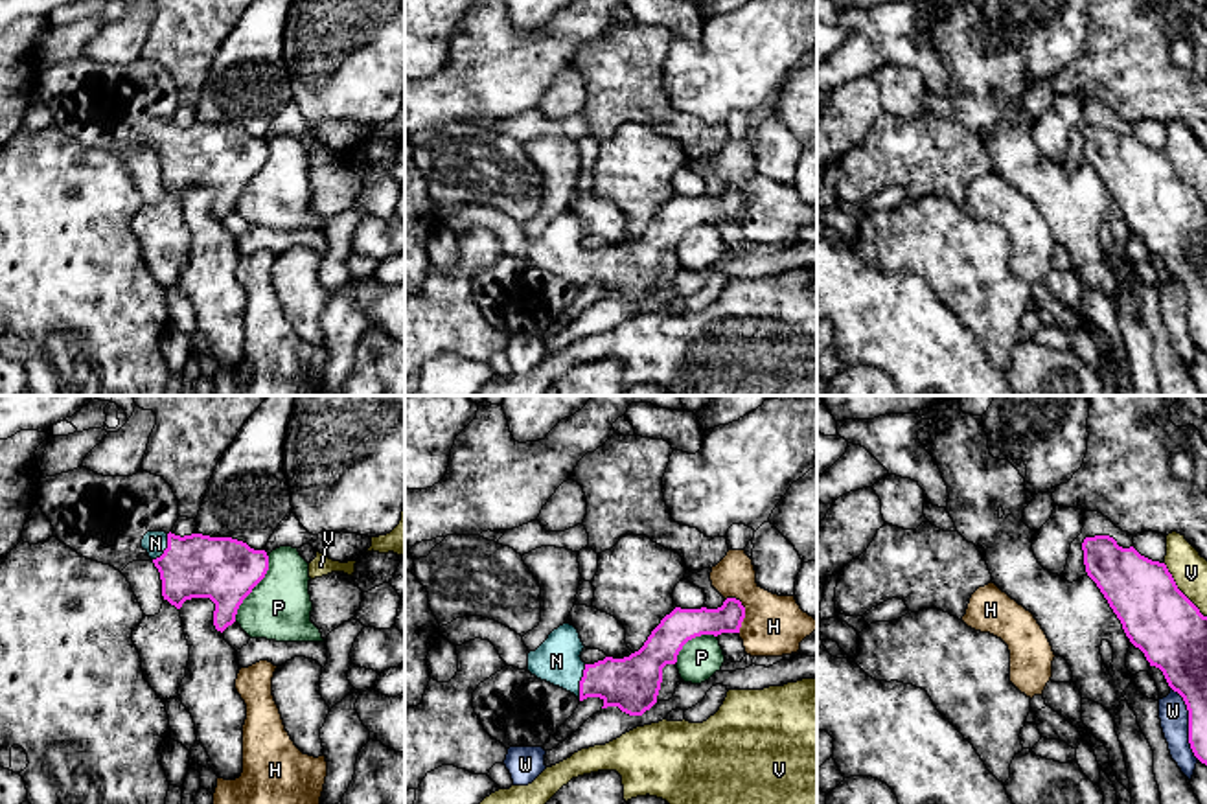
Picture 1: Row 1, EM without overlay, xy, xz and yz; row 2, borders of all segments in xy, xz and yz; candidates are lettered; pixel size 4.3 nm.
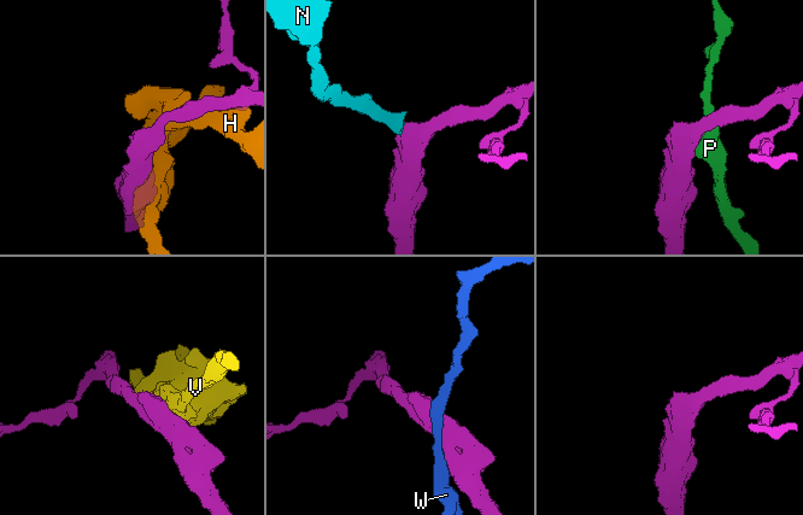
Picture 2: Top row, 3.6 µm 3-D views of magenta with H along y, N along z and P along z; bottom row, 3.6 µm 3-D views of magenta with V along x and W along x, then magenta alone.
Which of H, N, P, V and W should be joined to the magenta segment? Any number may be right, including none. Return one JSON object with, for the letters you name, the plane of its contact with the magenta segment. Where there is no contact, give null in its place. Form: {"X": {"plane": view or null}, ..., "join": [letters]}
{"N": {"plane": "xz"}, "join": ["N"]}

